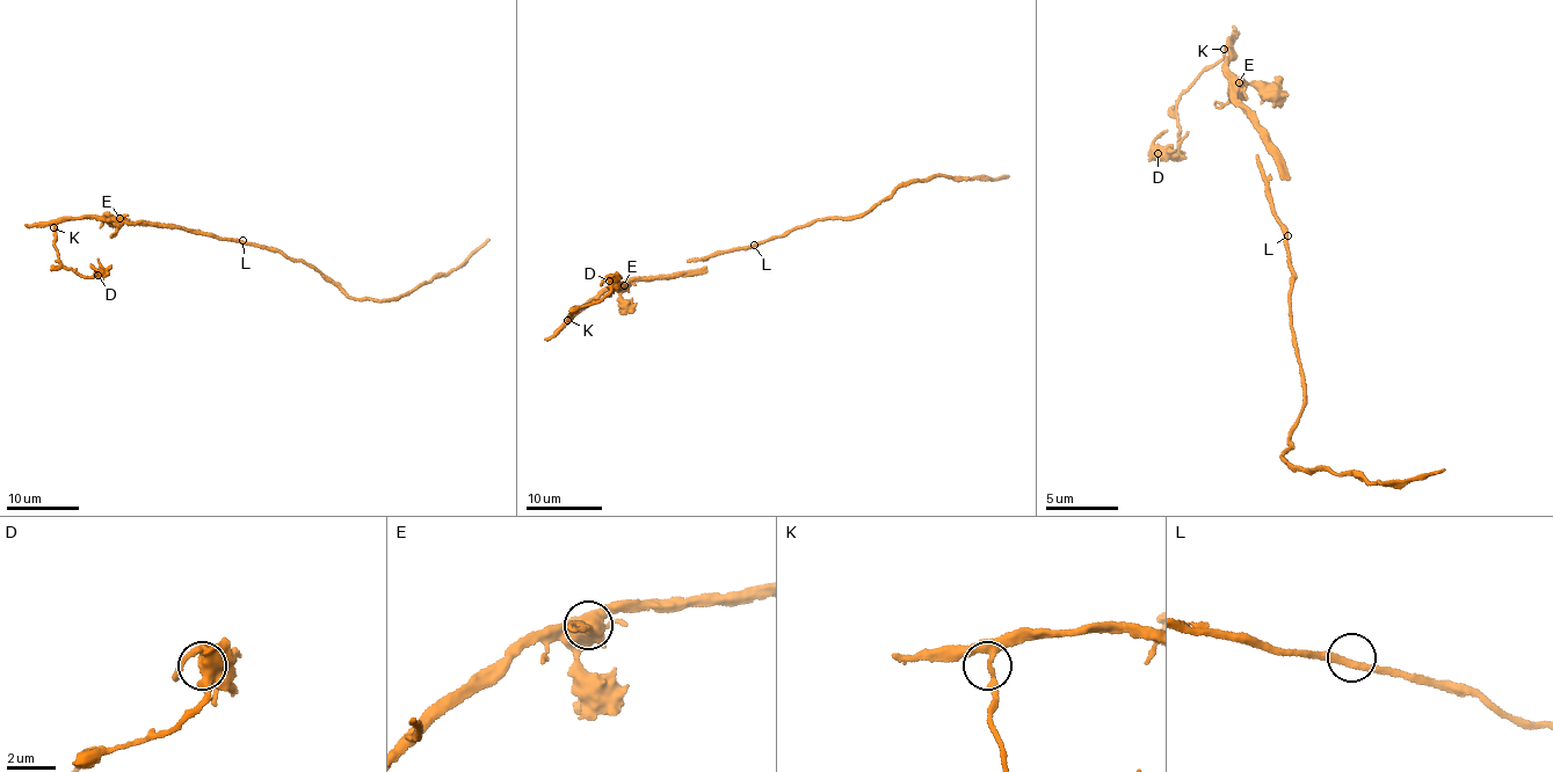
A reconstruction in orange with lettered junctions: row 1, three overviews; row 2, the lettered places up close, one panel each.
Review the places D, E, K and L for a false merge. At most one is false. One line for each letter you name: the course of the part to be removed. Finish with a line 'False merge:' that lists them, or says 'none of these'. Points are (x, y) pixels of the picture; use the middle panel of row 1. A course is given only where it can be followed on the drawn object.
E: (624, 285), (688, 261), (749, 247), (821, 219), (854, 219), (889, 198), (900, 184), (937, 175), (1009, 177)
False merge: E

